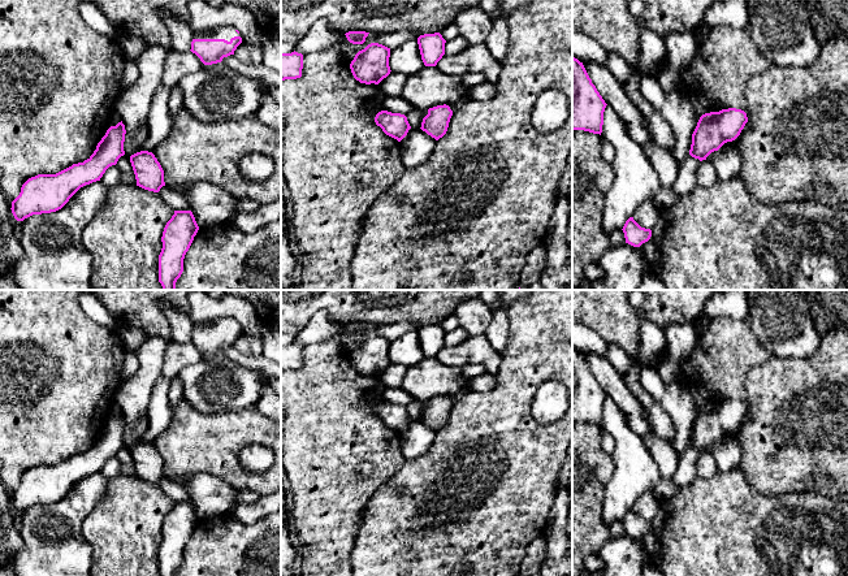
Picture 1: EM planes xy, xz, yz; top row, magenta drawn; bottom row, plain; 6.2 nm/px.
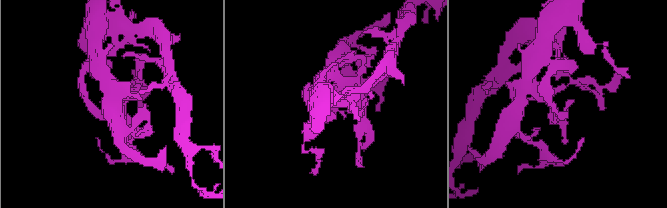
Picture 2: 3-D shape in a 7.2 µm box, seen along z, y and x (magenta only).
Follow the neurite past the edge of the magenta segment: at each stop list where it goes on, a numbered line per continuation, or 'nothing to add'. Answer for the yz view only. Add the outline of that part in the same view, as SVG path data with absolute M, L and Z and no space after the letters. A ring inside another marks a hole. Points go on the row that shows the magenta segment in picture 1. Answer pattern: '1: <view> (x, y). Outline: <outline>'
1: yz (584, 48). Outline: M572 25L572 56L580 62L597 62L606 68L609 52L593 38Z

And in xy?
1: xy (226, 33). Outline: M221 26L207 31L194 33L192 39L225 39L230 42L230 39L234 36L241 36L234 27Z

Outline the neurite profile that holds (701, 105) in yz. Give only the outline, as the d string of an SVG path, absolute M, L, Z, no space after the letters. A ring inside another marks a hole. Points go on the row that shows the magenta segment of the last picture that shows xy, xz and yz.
M689 96L695 113L701 117L705 113L711 112L711 103L705 96Z

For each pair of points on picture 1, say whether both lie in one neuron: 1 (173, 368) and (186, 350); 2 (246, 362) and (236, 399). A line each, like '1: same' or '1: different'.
1: same
2: different

